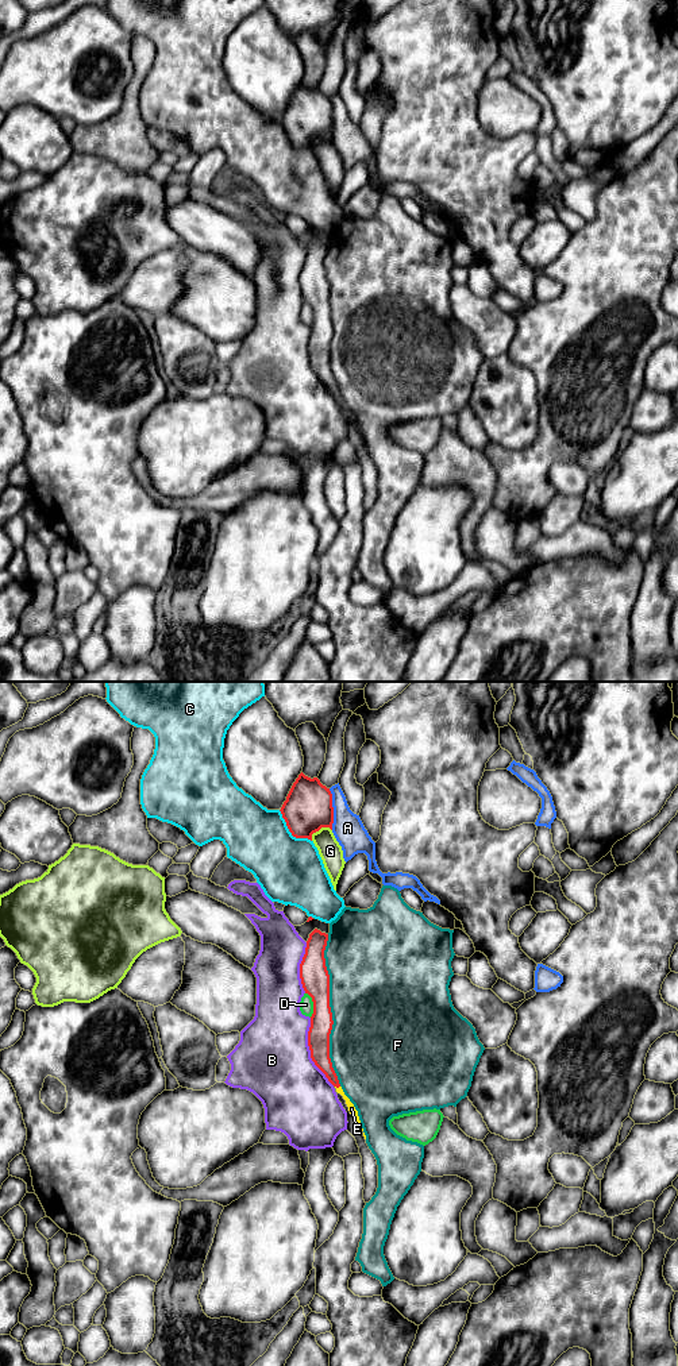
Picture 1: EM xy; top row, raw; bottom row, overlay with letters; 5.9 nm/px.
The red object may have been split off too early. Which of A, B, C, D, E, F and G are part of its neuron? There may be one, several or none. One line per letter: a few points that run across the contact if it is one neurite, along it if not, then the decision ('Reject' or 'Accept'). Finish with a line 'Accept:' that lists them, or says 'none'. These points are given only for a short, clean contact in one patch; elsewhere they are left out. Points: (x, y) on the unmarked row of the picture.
A: Reject
B: Reject
C: Reject
D: Reject
E: Line: xy (320, 358), (320, 366), (338, 396), (351, 417). Accept
F: Reject
G: Reject
Accept: E

